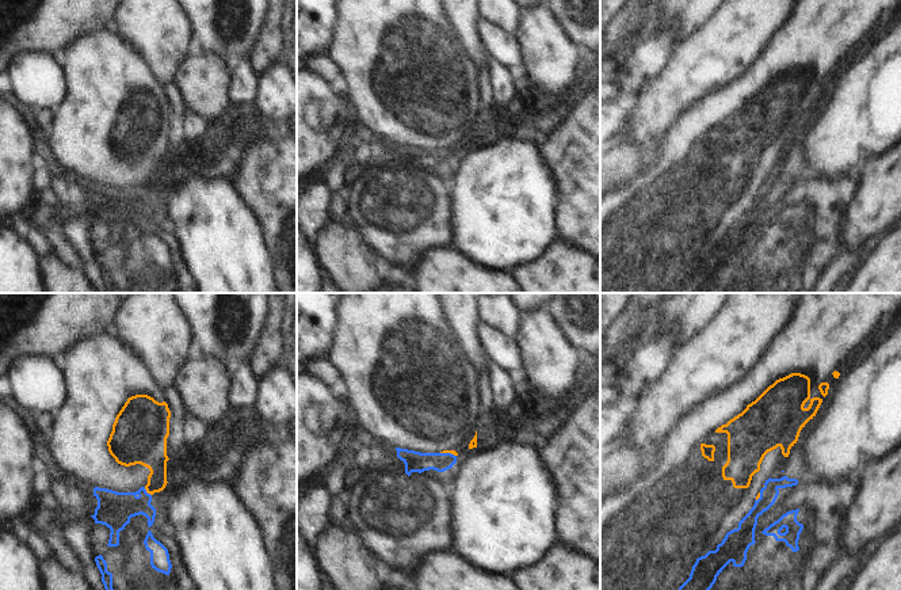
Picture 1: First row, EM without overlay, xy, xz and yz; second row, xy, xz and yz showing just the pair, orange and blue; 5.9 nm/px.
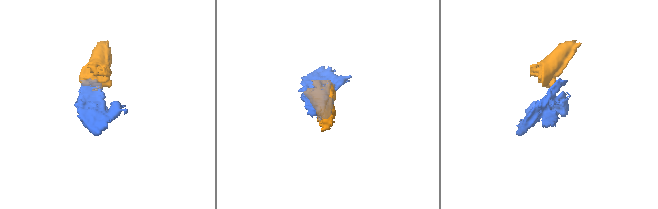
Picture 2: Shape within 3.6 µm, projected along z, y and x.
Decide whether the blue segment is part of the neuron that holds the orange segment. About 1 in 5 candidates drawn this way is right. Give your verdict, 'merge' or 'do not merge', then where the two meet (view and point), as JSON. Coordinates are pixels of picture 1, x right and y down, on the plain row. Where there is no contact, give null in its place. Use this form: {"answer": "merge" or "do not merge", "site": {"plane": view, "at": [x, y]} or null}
{"answer": "do not merge", "site": {"plane": "xy", "at": [147, 187]}}

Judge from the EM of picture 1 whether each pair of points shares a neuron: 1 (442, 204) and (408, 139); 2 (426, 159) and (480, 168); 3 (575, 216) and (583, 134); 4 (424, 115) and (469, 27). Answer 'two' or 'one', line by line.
1: two
2: two
3: one
4: two

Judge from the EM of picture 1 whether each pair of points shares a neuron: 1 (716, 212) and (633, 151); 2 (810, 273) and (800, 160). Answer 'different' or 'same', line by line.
1: different
2: different

